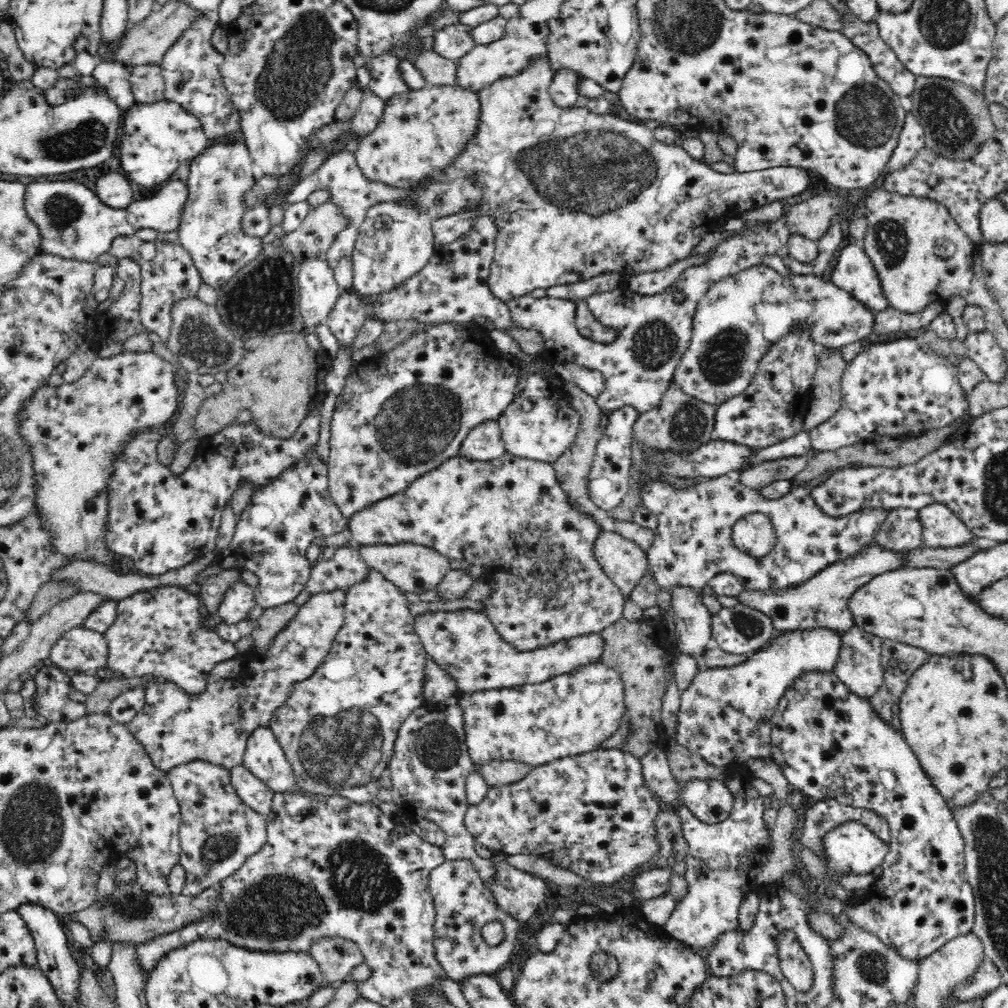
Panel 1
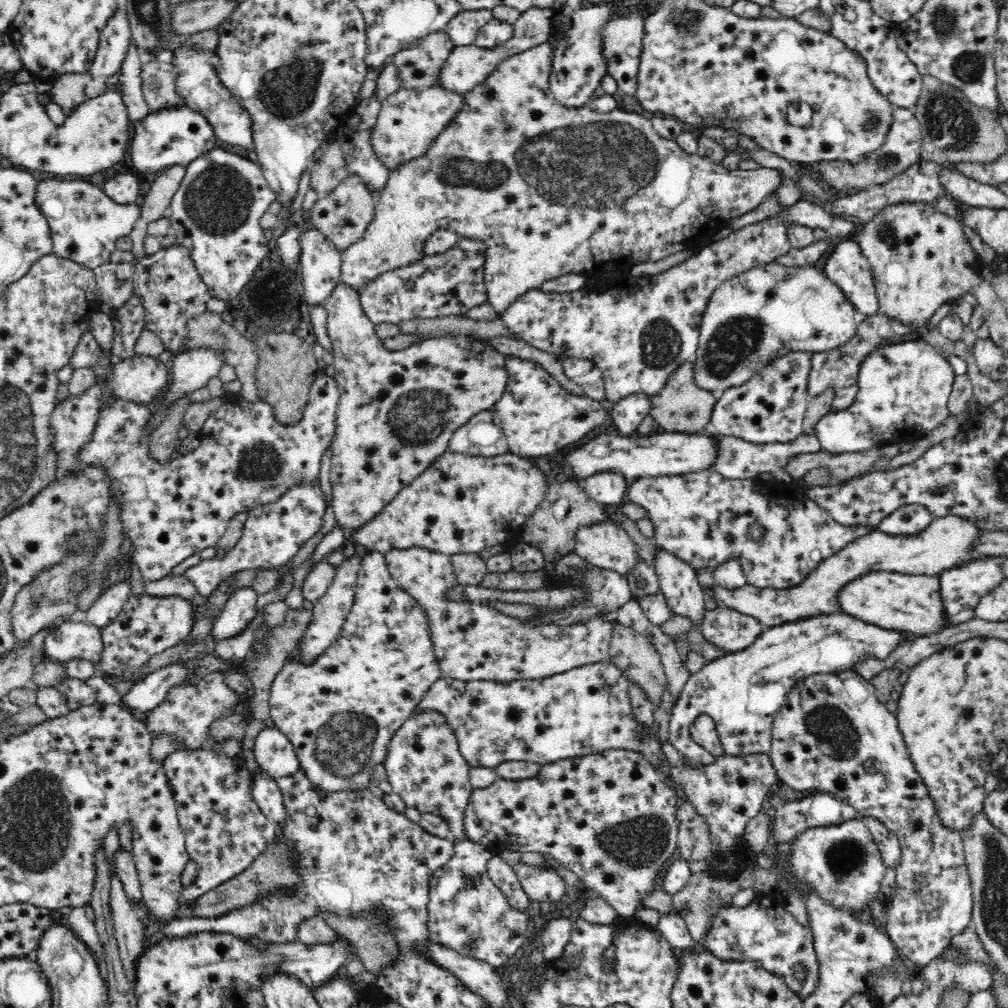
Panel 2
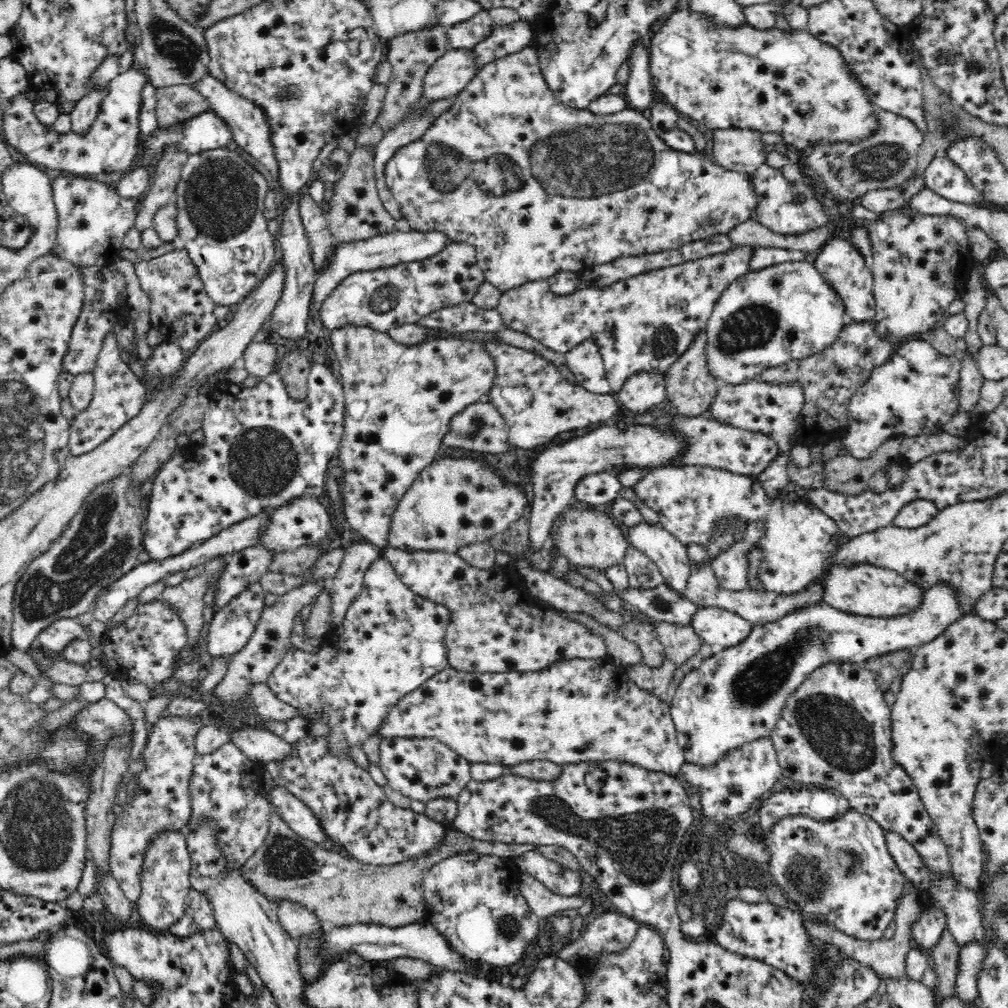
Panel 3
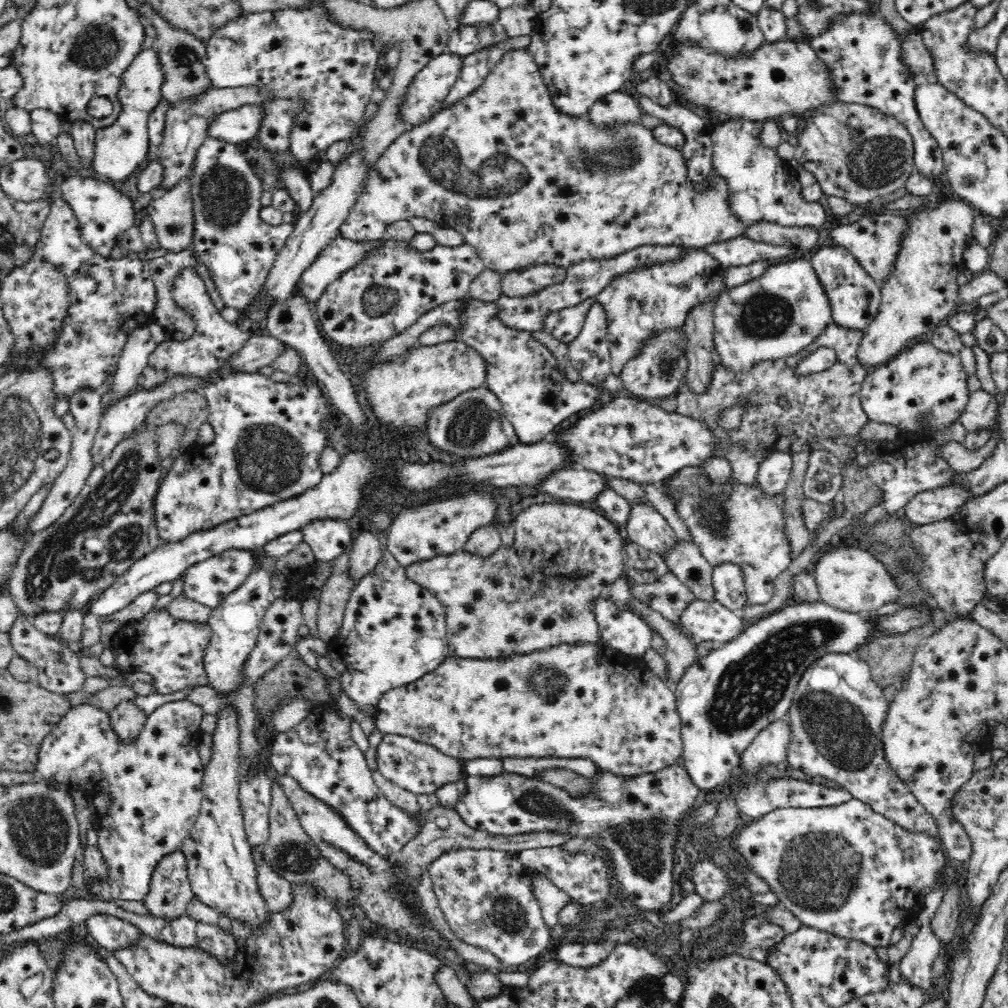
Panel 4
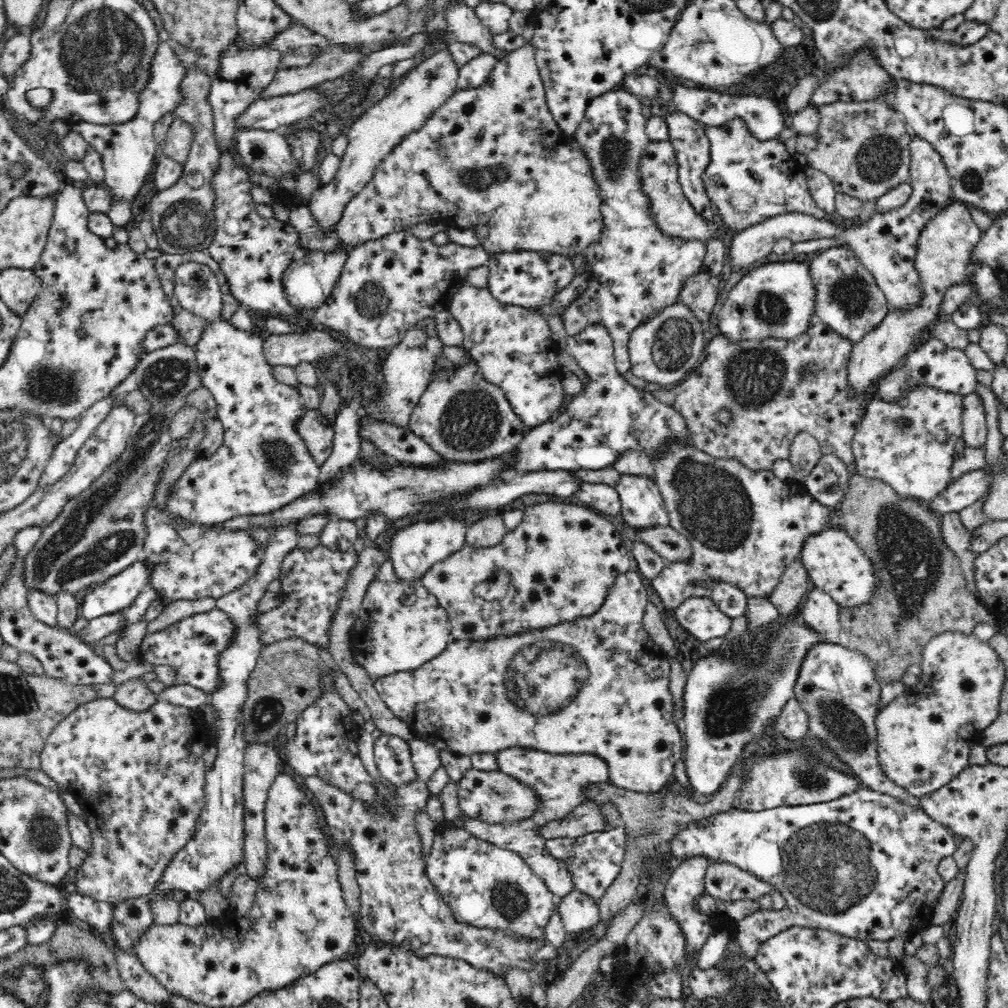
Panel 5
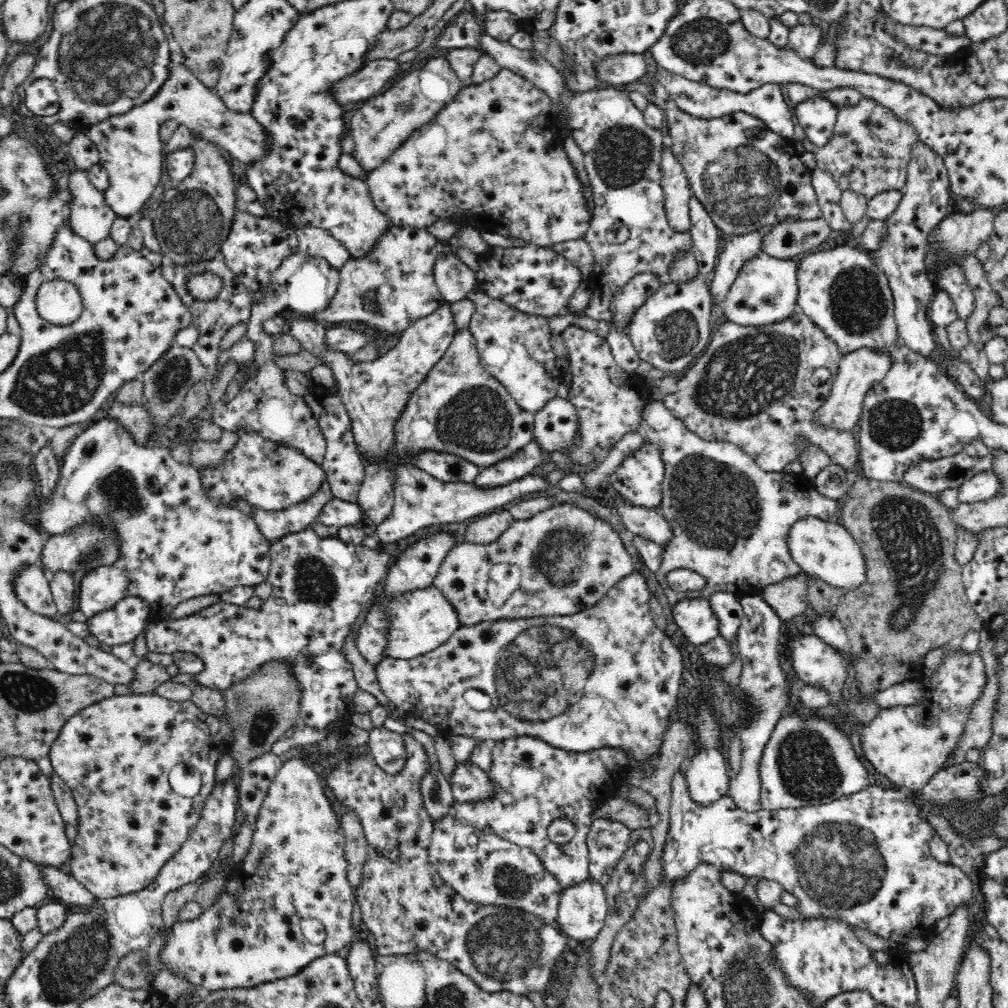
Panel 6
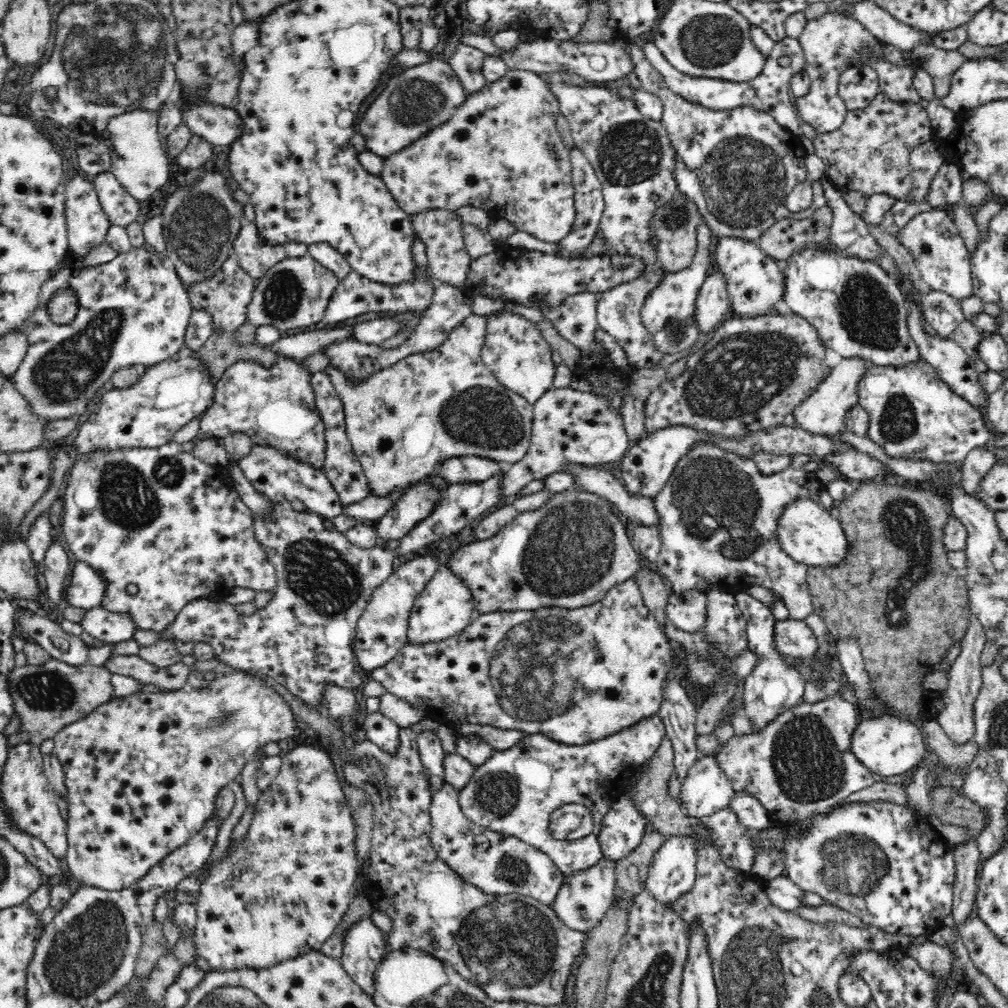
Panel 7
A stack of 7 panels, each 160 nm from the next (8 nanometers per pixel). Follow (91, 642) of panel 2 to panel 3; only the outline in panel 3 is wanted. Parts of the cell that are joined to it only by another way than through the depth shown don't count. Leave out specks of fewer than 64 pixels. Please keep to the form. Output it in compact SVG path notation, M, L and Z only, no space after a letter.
M62 618L44 629L44 632L40 632L35 645L60 657L68 644L76 640L88 640L87 630L78 620Z

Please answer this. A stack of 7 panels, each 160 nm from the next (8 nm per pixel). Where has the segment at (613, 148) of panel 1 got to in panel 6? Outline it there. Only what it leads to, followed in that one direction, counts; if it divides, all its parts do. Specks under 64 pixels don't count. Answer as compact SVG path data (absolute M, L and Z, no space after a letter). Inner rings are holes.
M501 68L492 78L484 82L475 85L462 85L455 100L448 102L430 123L424 124L424 127L416 130L380 168L368 173L364 177L364 183L368 187L372 205L380 213L384 213L389 222L396 227L425 229L435 221L447 219L459 228L471 227L481 233L492 231L504 238L522 239L526 241L526 244L537 247L550 247L567 240L585 239L585 235L590 230L593 211L588 208L589 200L585 197L585 186L581 183L574 165L564 151L564 137L560 133L559 126L559 109L556 104L552 103L548 94L538 89L521 74L516 74L511 69ZM670 146L663 147L661 158L660 185L664 193L664 211L666 211L668 225L677 234L688 235L692 230L692 220L689 215L692 190L689 180Z

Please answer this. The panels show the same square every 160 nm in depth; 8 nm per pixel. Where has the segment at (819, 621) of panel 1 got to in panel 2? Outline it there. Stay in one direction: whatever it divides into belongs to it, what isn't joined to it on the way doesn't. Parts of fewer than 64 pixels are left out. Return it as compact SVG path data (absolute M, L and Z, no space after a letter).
M960 516L934 517L933 521L917 535L890 535L878 530L861 536L859 539L848 543L842 550L823 560L802 584L788 589L757 588L746 584L740 589L724 589L714 585L710 595L712 599L723 607L732 608L744 615L754 616L765 628L775 627L787 623L788 621L802 621L818 616L832 616L832 614L842 614L842 607L838 603L840 591L844 590L850 582L858 580L870 572L896 572L908 574L930 574L939 576L940 573L952 568L968 564L972 560L978 560L982 556L974 552L972 542L978 538L981 530L968 519Z

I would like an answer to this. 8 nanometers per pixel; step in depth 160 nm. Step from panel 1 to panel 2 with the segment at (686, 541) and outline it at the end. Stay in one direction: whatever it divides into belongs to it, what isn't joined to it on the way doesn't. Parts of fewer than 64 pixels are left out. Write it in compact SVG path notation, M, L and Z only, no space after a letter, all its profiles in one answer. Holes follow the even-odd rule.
M715 469L705 470L700 472L691 472L688 474L678 475L678 476L655 476L655 477L638 477L628 488L628 500L633 503L639 504L647 510L647 516L651 519L655 526L655 542L656 548L658 550L666 551L678 559L688 563L690 567L695 572L700 572L700 570L705 570L705 572L714 572L718 566L723 562L726 562L730 559L738 559L740 565L742 565L744 577L746 578L747 584L757 588L772 588L772 589L788 589L796 587L797 585L802 584L802 582L807 579L807 577L815 571L817 566L823 561L826 560L829 556L836 554L839 550L842 550L848 543L859 539L861 536L866 536L872 531L876 531L876 527L870 526L869 524L856 524L856 526L846 526L845 524L840 524L836 522L831 516L830 513L826 512L826 509L822 508L818 503L815 503L812 499L806 499L806 504L800 506L798 498L786 498L786 492L780 494L780 492L768 492L766 486L752 486L752 480L744 479L730 479L722 476ZM752 522L759 522L765 528L765 535L759 541L752 541L746 537L746 530Z

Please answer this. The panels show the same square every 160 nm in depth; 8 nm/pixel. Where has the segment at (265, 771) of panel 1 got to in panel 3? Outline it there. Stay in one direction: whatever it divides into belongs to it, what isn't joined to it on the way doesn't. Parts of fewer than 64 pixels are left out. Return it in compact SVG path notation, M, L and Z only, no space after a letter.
M232 729L231 742L258 766L270 761L286 760L293 744L267 729Z

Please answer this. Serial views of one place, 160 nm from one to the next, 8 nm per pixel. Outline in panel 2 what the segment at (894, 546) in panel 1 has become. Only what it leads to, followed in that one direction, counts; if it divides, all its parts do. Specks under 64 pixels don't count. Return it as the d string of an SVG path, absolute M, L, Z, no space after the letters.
M906 505L880 520L876 530L890 535L917 535L934 519L934 515L920 505Z

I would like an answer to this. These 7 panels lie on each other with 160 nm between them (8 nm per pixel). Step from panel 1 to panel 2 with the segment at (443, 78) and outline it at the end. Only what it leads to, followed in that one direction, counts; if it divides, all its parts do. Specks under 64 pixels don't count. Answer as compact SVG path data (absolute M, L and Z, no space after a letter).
M448 33L427 34L397 52L390 61L399 70L403 89L424 89L438 85L445 60L455 47Z

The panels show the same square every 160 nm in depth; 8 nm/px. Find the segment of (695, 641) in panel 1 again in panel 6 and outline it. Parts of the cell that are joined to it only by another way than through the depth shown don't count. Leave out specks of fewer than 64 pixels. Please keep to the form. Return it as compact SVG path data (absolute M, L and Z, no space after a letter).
M644 443L604 479L628 505L660 510L663 478L664 461L658 447Z

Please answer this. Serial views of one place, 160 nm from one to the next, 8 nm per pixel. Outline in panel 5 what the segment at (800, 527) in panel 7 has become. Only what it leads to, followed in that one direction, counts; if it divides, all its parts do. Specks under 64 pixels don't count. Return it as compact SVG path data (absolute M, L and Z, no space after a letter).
M830 527L808 537L800 557L815 587L826 592L839 608L864 606L876 596L878 579L872 561L842 527Z

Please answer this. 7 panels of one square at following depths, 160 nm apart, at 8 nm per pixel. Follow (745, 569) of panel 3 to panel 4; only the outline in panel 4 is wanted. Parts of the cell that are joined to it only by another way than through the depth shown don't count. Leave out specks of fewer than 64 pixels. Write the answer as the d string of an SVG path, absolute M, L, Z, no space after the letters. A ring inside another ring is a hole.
M773 452L759 463L756 483L766 497L782 495L790 480L793 462L791 453ZM726 562L714 567L712 581L719 604L740 612L747 603L744 576L737 564Z

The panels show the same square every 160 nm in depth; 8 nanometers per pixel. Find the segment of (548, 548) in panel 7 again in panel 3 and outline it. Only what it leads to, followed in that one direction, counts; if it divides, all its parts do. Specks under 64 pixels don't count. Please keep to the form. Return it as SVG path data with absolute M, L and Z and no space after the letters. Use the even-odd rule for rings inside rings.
M568 508L553 522L550 538L555 540L559 552L571 562L582 567L592 567L604 573L614 565L622 564L630 546L627 537L613 517L597 510ZM383 547L381 556L390 561L399 580L415 594L444 606L450 614L444 634L447 661L450 667L462 672L505 673L538 672L562 659L601 659L607 655L607 647L600 636L596 636L578 622L549 614L554 610L544 600L532 597L523 589L521 578L512 568L494 564L490 570L477 570L468 565L457 553L444 551L408 551Z

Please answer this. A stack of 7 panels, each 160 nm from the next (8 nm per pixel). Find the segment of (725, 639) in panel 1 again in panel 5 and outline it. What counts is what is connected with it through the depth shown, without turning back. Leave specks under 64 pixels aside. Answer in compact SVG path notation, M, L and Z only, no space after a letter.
M710 598L687 599L675 610L678 622L698 641L725 638L731 631L732 619L721 612Z

